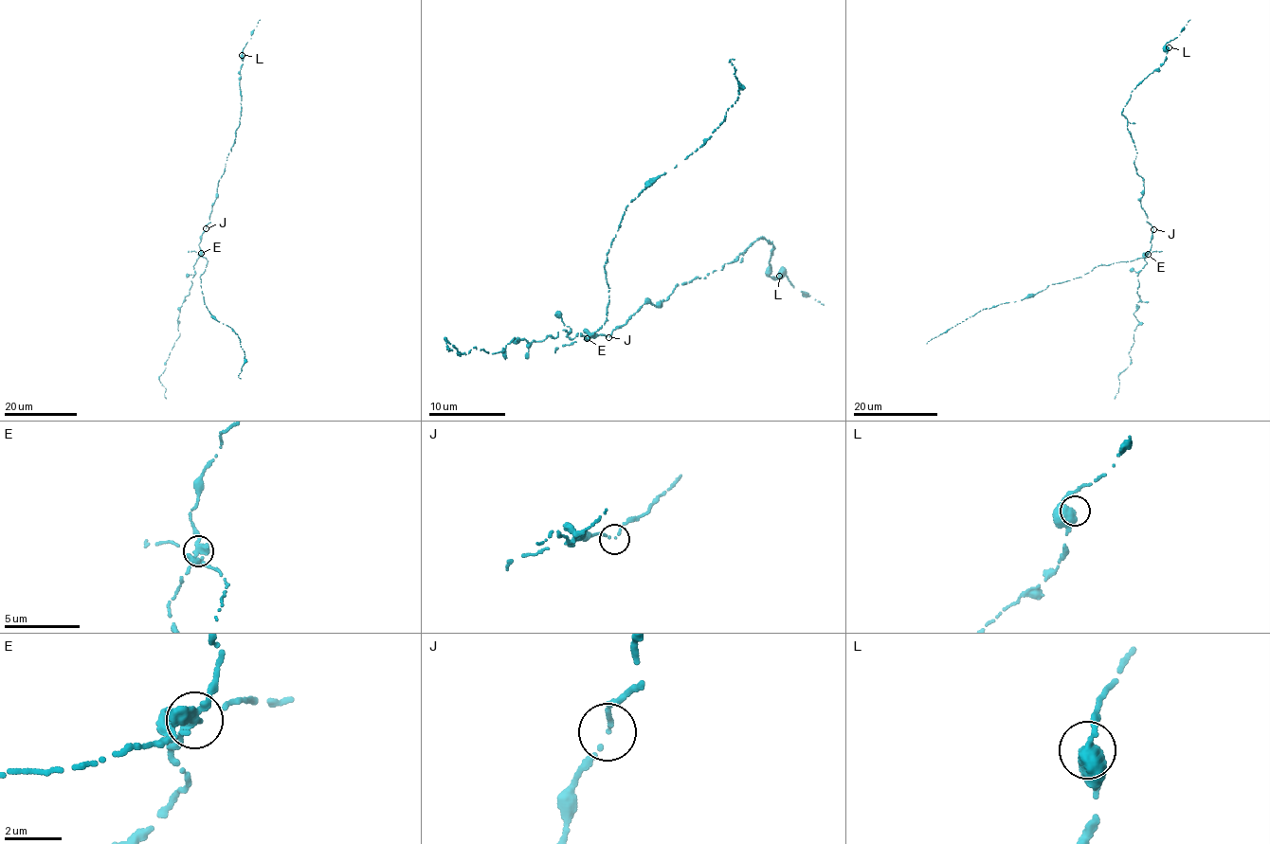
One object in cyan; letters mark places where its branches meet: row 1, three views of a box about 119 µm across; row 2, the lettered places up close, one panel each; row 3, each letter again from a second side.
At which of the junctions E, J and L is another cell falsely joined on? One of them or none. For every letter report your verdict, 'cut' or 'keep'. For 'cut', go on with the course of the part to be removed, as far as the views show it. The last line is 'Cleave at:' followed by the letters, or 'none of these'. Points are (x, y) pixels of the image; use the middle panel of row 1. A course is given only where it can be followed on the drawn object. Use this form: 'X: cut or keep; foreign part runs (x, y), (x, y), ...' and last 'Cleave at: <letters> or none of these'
E: cut; foreign part runs (587, 339), (606, 321), (604, 266), (627, 205), (721, 123), (738, 98), (734, 59)
J: keep
L: keep
Cleave at: E

